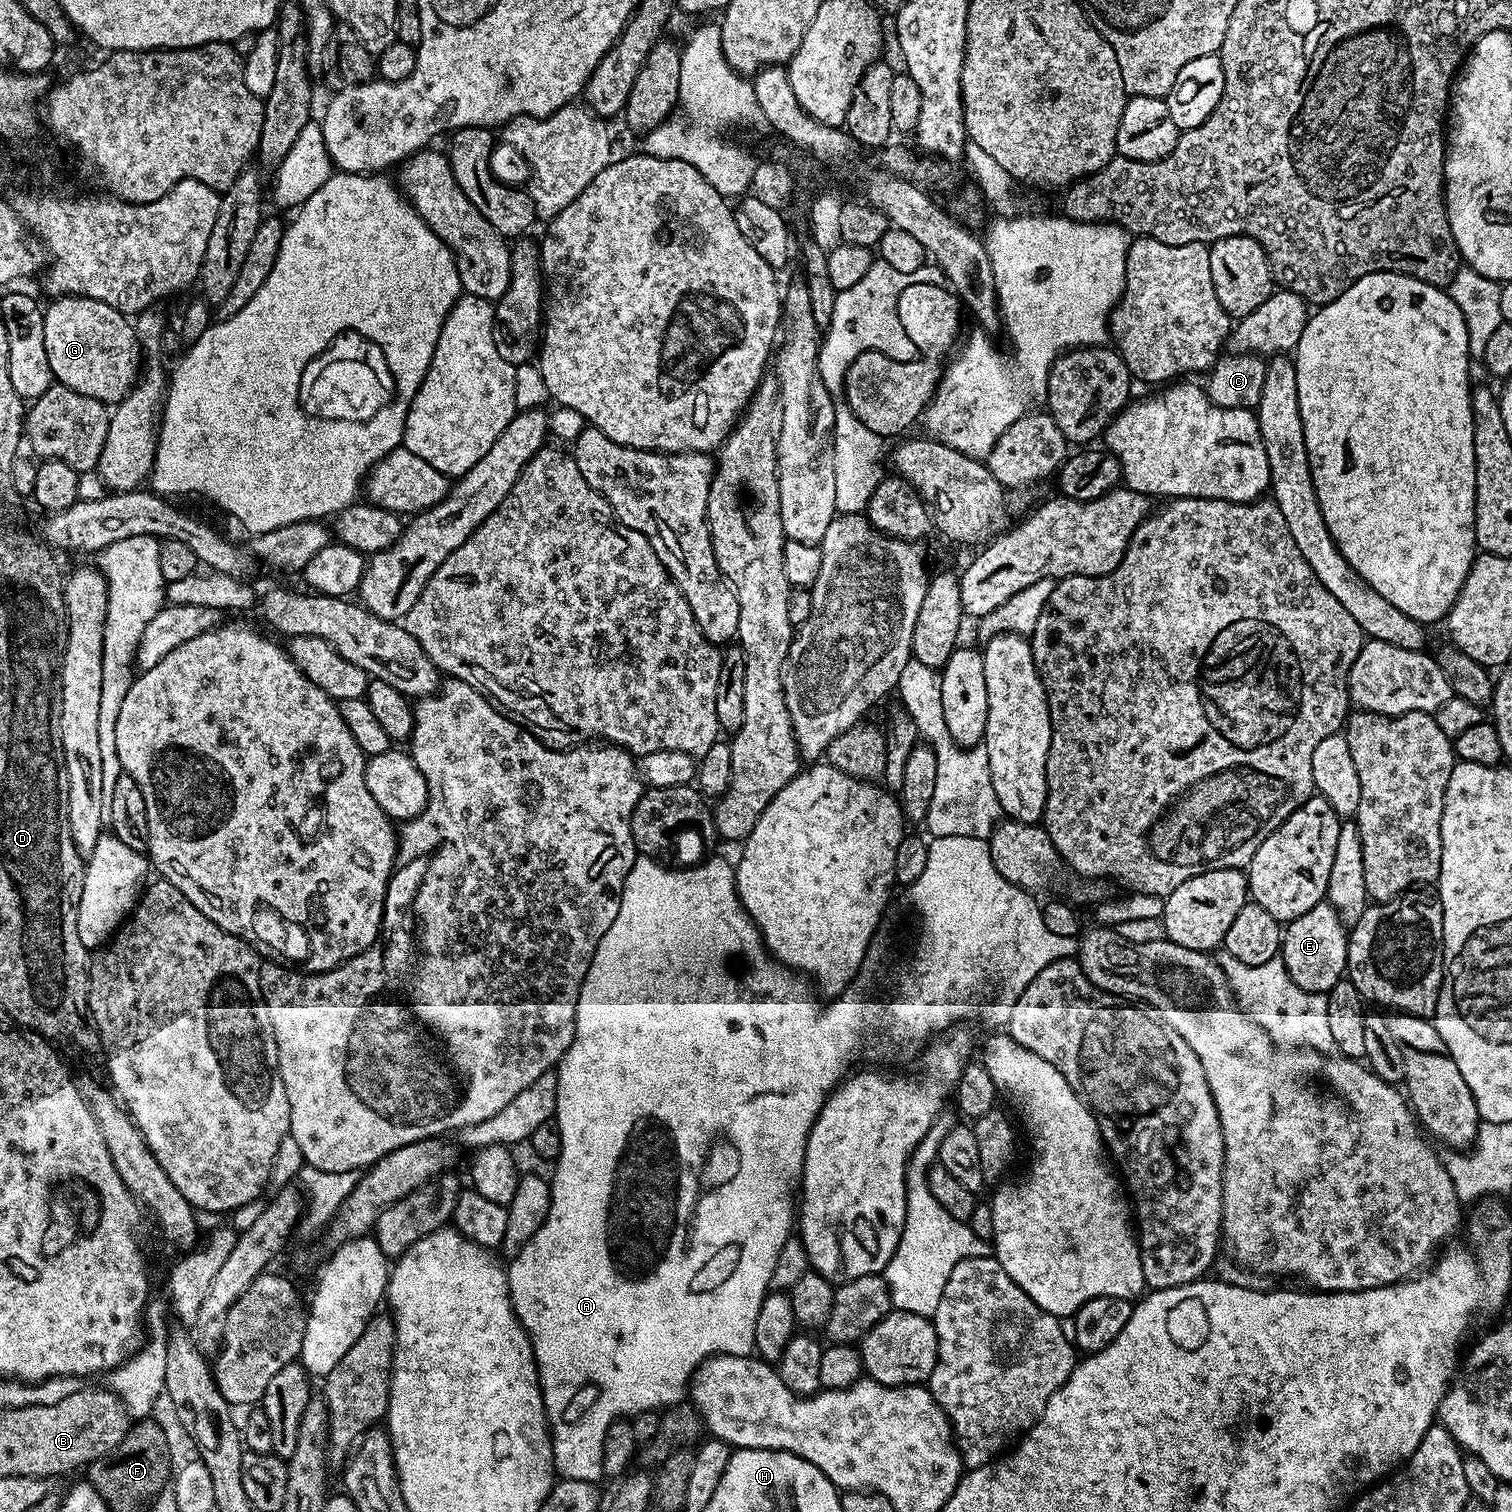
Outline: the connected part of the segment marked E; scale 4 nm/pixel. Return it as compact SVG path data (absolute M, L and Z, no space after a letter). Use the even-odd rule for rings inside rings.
M1326 902L1314 906L1297 920L1288 922L1282 932L1282 959L1292 981L1307 992L1327 994L1339 980L1345 979L1348 966L1348 933L1349 929L1341 922L1334 906Z

